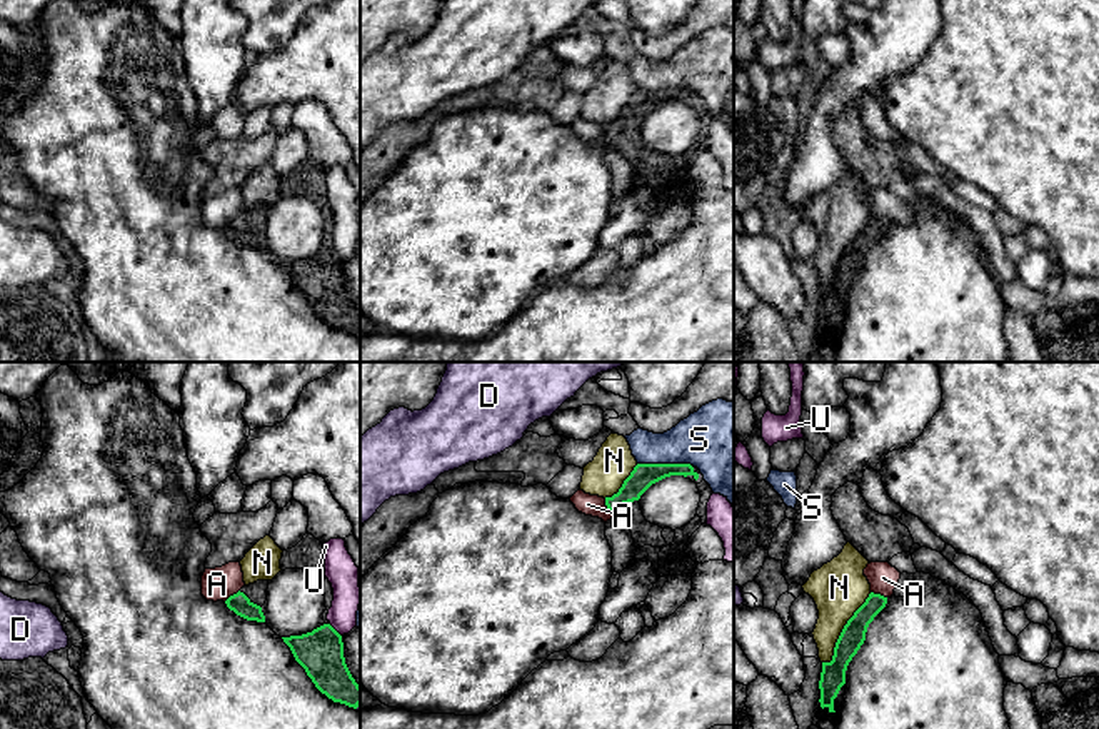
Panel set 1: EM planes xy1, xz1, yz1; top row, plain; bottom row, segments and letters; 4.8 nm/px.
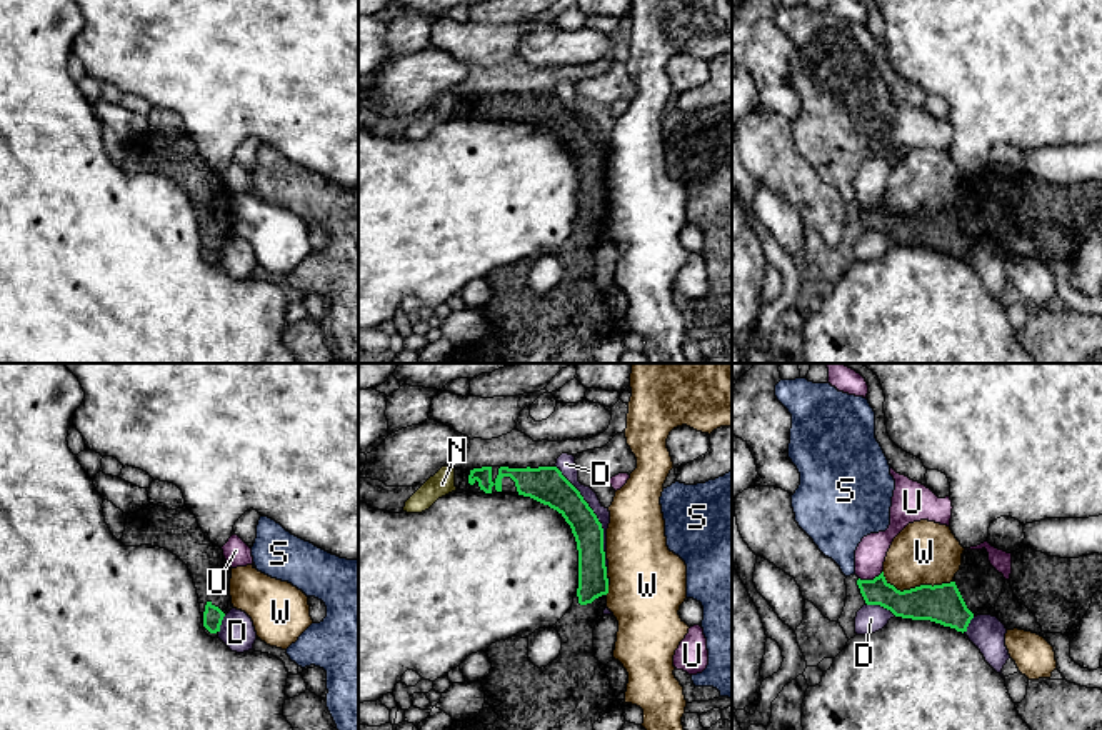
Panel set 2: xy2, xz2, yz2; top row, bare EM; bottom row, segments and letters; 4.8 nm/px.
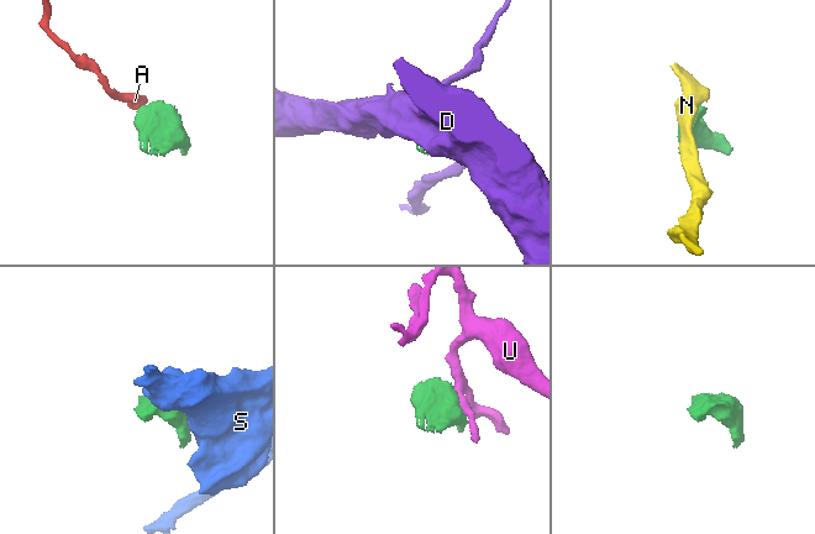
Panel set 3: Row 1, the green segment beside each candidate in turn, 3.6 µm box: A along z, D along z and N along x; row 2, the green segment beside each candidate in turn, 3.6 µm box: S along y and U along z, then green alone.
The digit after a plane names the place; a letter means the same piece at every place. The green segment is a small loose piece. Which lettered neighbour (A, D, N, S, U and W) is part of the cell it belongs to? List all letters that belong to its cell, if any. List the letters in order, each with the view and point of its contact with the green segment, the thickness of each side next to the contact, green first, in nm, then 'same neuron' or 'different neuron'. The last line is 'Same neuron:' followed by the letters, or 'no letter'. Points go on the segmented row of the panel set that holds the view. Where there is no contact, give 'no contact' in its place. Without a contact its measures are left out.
A: xz1 (607, 507) | 120/100 nm | different neuron
D: xz2 (597, 519) | 160/70 nm | different neuron
N: yz1 (843, 631) | 120/280 nm | different neuron
S: xz1 (664, 464) | 120/300 nm | different neuron
U: yz2 (871, 580) | 150/150 nm | different neuron
W: yz2 (916, 587) | 190/300 nm | different neuron
Same neuron: no letter

